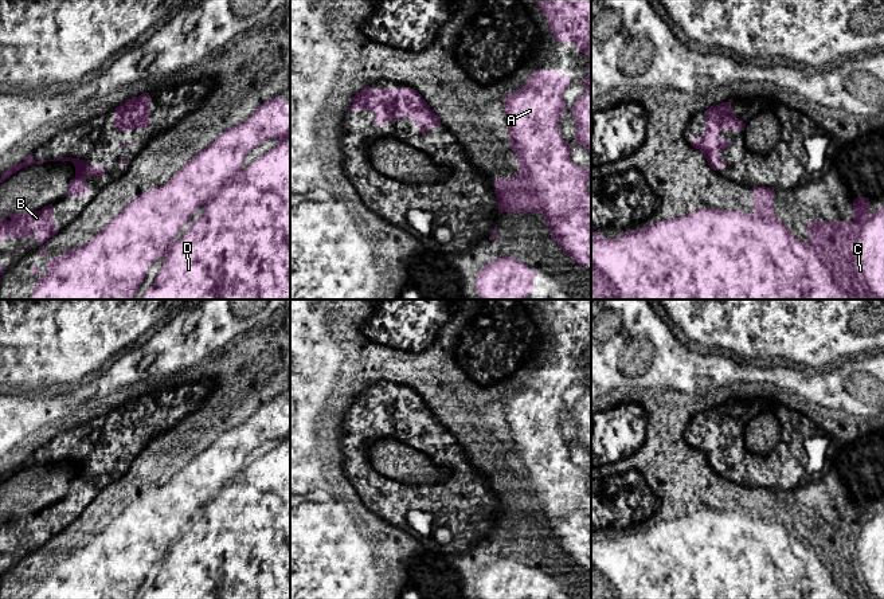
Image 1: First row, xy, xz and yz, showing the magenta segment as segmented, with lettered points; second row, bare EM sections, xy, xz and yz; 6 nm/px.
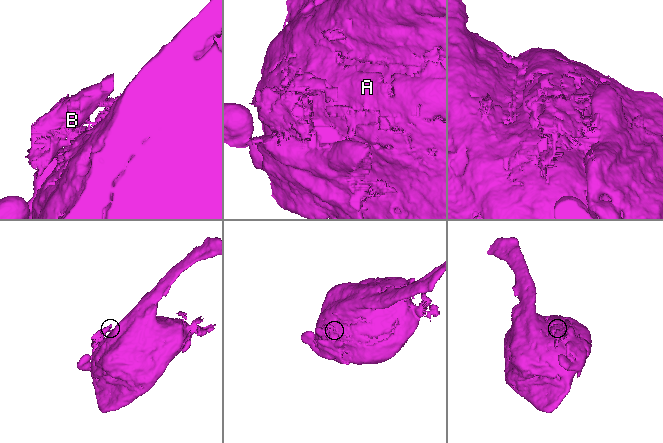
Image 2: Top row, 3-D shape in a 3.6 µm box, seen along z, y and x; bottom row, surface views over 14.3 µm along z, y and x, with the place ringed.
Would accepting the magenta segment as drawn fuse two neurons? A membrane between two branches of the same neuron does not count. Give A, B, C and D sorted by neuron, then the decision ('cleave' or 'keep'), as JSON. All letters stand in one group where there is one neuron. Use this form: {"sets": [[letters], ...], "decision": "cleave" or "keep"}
{"sets": [["A", "B", "C", "D"]], "decision": "keep"}

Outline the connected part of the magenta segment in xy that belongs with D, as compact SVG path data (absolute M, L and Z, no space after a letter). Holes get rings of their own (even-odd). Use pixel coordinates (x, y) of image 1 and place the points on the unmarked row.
M271 398L263 406L258 407L243 424L226 431L206 450L192 458L169 482L133 500L121 514L112 520L90 543L81 548L74 548L58 559L52 559L47 565L46 575L35 586L35 591L30 599L136 599L136 594L152 564L161 557L164 559L163 568L153 586L141 599L290 599L290 411L285 408L288 404L290 403ZM270 439L278 439L279 442L273 450L257 459L243 471L243 459L249 453ZM204 504L207 506L200 518L172 545L171 543L181 528L191 521L192 516Z

